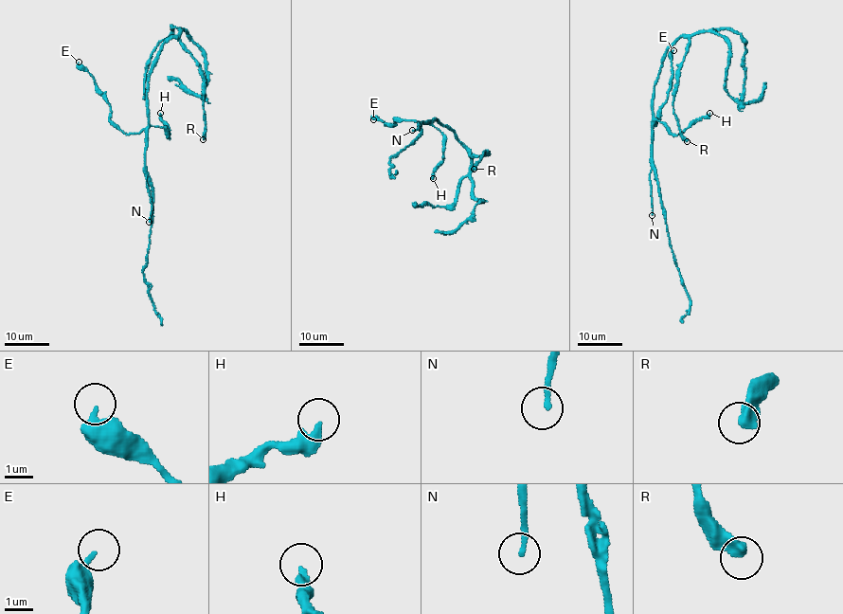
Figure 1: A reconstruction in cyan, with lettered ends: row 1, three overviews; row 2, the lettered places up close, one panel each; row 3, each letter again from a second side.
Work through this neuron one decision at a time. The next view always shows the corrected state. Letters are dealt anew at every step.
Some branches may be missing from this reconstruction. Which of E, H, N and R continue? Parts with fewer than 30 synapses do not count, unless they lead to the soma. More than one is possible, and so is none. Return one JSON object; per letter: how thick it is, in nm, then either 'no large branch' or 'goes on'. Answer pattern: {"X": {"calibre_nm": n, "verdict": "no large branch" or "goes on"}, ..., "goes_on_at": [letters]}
{"E": {"calibre_nm": 320, "verdict": "no large branch"}, "H": {"calibre_nm": 340, "verdict": "no large branch"}, "N": {"calibre_nm": 200, "verdict": "goes on"}, "R": {"calibre_nm": 460, "verdict": "no large branch"}, "goes_on_at": ["N"]}

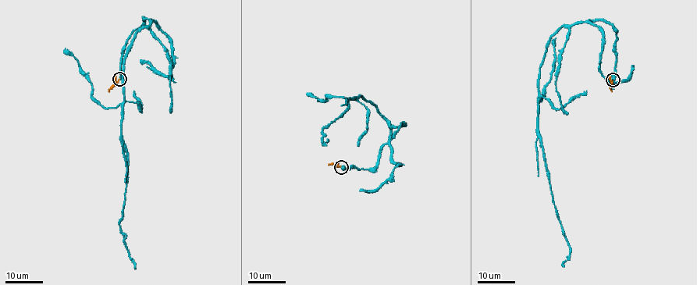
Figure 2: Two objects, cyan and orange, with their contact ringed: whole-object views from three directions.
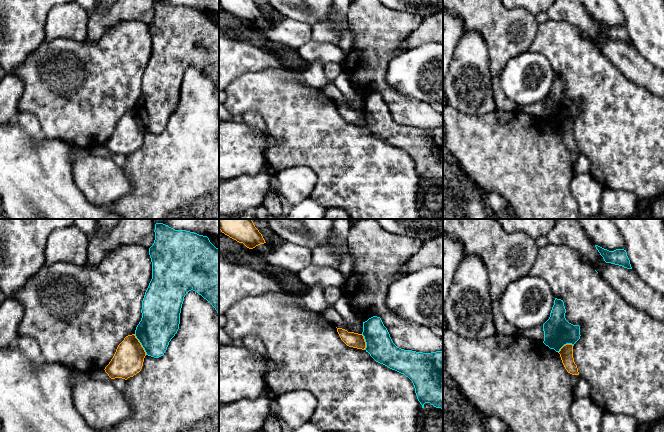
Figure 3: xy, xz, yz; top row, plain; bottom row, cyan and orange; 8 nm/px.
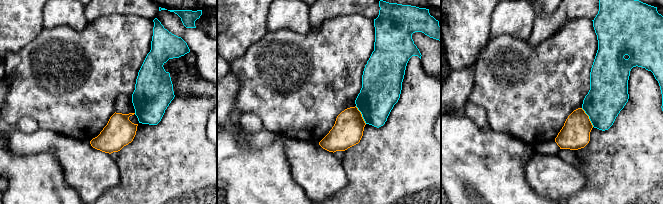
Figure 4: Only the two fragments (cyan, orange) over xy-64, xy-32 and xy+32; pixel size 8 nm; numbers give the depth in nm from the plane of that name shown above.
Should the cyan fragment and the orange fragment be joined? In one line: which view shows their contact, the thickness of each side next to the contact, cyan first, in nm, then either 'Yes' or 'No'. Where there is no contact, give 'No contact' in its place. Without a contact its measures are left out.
Touches cyan in xy. Thickness 300 nm (cyan) against 240 nm. No

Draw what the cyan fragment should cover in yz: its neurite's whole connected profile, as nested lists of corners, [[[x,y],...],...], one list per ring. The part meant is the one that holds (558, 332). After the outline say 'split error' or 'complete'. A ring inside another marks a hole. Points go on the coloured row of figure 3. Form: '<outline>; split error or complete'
[[[555,298],[549,319],[543,324],[543,343],[559,352],[566,344],[574,344],[580,339],[580,326],[569,323],[565,318],[566,309],[561,299]]]; complete

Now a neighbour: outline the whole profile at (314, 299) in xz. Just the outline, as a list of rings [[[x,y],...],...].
[[[320,286],[309,287],[307,293],[293,296],[300,306],[309,310],[322,312],[330,307],[330,304],[324,297],[324,289]]]

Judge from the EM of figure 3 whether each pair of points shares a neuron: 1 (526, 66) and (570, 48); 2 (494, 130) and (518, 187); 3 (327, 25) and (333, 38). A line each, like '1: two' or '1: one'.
1: two
2: one
3: one

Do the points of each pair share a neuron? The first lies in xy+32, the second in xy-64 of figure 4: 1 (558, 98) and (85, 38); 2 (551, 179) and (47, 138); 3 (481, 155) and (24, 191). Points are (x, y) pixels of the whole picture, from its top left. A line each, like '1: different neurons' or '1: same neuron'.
1: same neuron
2: same neuron
3: same neuron

